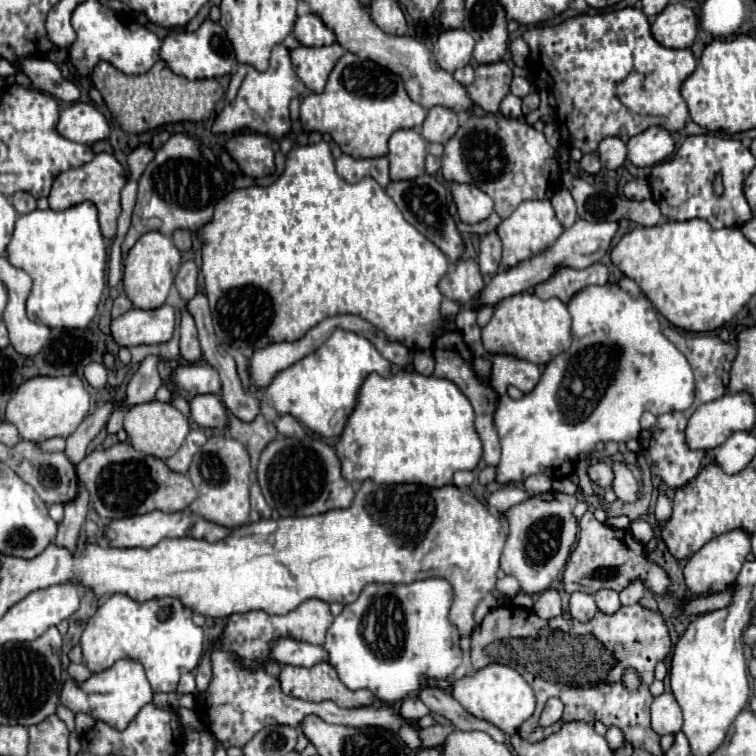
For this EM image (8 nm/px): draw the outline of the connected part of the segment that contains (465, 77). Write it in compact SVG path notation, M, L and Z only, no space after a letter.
M472 66L458 68L458 70L454 72L454 78L456 78L460 84L468 86L468 84L472 84L472 80L474 80L474 68L472 68Z

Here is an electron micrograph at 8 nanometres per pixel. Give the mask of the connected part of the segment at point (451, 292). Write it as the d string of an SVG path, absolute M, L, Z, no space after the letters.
M462 260L456 266L454 274L440 280L438 288L446 298L450 298L462 306L470 304L478 296L478 292L484 288L484 282L482 282L482 276L478 270L478 262Z

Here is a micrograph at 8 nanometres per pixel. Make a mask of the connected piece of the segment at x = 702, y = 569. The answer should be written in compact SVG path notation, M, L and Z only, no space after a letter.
M740 528L716 536L714 540L704 544L684 566L684 580L688 588L694 594L712 594L724 588L724 584L732 584L732 580L736 580L736 576L740 574L742 564L746 562L746 556L750 554L750 550L752 550L750 534Z

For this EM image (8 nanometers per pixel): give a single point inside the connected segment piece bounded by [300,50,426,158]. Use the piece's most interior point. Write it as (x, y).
(362, 104)

